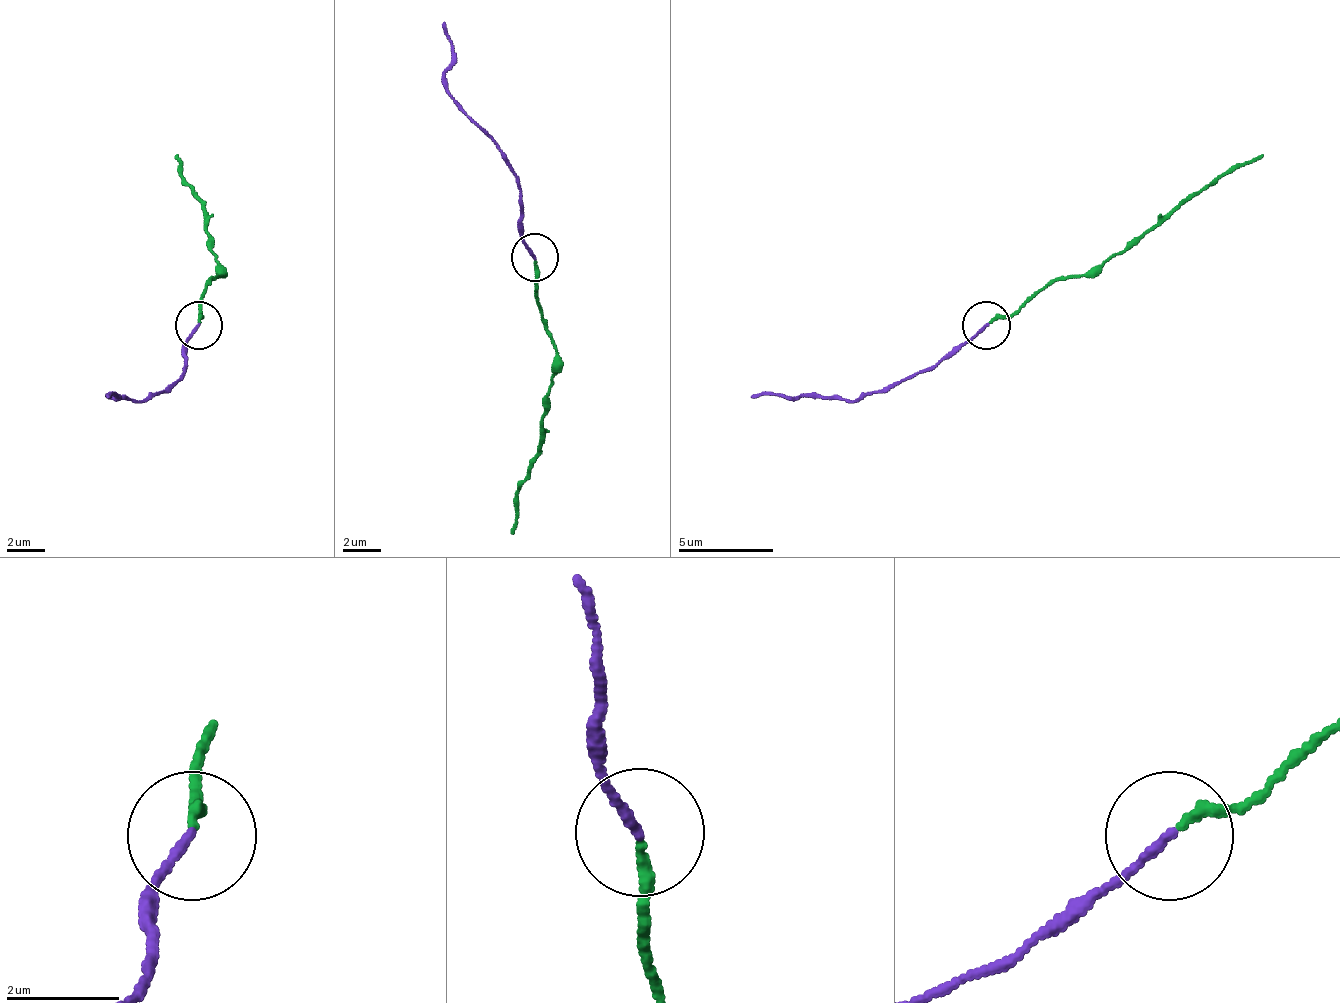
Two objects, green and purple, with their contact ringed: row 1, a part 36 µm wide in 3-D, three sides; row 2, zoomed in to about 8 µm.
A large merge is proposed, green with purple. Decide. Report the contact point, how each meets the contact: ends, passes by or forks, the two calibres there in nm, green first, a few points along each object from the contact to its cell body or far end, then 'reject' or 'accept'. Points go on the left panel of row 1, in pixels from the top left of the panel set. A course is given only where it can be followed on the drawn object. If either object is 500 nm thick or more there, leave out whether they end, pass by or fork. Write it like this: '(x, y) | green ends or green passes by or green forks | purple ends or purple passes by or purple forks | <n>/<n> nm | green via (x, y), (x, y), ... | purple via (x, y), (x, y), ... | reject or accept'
(199, 325) | green ends | purple ends | 190/140 nm | green via (200, 324), (209, 281), (219, 276), (205, 205), (181, 176), (176, 152) | purple via (200, 324), (186, 338), (186, 372), (167, 391), (114, 400), (109, 395) | accept

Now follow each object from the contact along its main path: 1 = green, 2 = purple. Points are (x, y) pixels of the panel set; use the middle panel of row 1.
1: (536, 258), (536, 282), (555, 363), (541, 454), (517, 492), (512, 535)
2: (536, 258), (522, 239), (522, 187), (503, 154), (450, 97), (445, 20)

